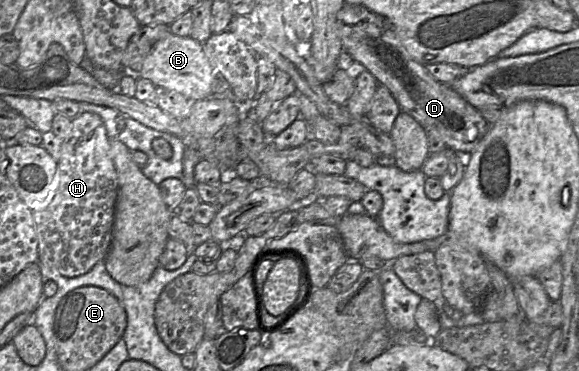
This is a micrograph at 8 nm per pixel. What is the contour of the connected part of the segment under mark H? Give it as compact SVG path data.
M84 112L72 119L72 131L69 139L62 143L51 191L41 203L40 210L32 210L38 240L38 262L63 276L76 277L87 273L98 261L103 261L110 246L116 199L117 173L105 124L98 114Z

